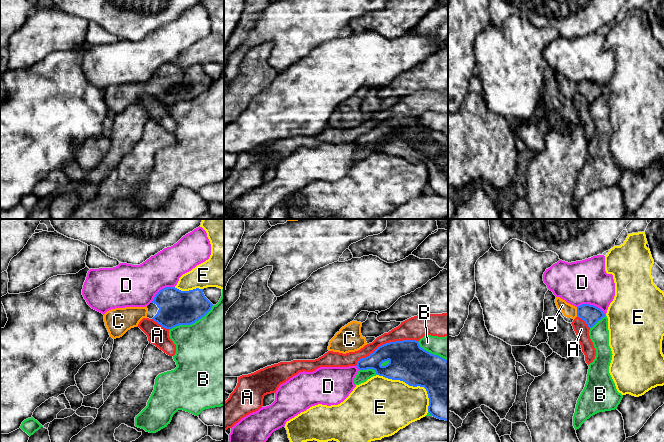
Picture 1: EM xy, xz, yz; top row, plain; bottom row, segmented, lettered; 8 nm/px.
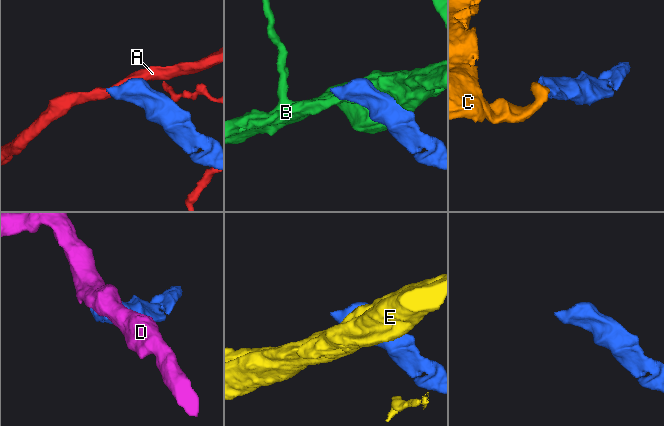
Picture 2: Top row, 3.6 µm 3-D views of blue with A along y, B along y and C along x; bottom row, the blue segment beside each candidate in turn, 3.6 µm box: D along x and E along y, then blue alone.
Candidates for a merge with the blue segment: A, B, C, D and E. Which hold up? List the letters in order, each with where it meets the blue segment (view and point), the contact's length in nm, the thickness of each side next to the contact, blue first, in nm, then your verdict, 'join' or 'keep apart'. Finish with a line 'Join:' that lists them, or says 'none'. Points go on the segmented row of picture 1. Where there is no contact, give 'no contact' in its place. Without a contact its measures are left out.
A: xz (386, 343) | 550 nm | 320/180 nm | keep apart
B: xy (191, 323) | 420 nm | 280/480 nm | keep apart
C: yz (577, 312) | 80 nm | 150/110 nm | join
D: yz (592, 305) | 240 nm | 150/360 nm | keep apart
E: xz (412, 385) | 500 nm | 320/420 nm | keep apart
Join: C

